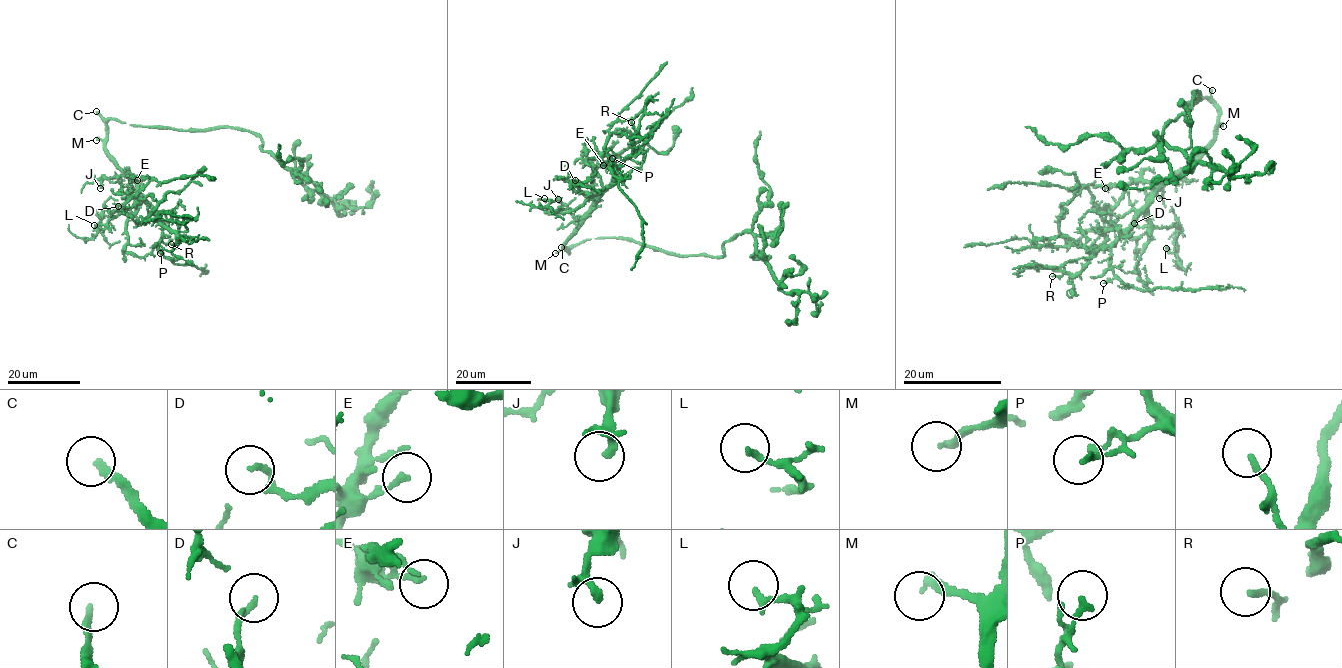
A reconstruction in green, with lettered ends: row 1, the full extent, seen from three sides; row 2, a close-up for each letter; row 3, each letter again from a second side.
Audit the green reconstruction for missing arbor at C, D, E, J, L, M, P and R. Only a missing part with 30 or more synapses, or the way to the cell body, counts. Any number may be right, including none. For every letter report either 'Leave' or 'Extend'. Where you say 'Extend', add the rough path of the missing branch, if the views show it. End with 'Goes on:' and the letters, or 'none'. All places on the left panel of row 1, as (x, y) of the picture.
C: Extend
D: Leave
E: Leave
J: Leave
L: Leave
M: Extend. Course of what is missing: (96, 140), (98, 133), (92, 127), (89, 110), (93, 100), (90, 87), (93, 68)
P: Leave
R: Leave
Goes on: C, M

